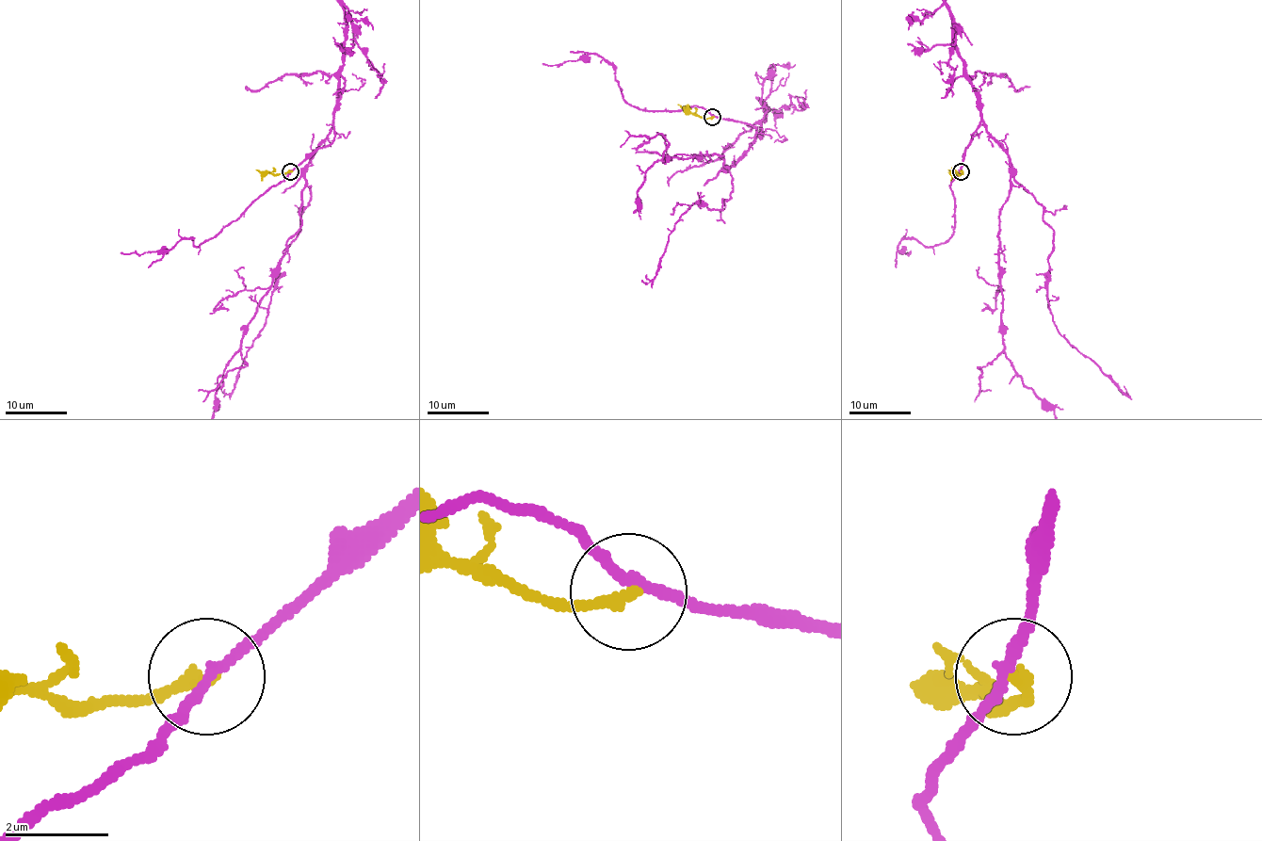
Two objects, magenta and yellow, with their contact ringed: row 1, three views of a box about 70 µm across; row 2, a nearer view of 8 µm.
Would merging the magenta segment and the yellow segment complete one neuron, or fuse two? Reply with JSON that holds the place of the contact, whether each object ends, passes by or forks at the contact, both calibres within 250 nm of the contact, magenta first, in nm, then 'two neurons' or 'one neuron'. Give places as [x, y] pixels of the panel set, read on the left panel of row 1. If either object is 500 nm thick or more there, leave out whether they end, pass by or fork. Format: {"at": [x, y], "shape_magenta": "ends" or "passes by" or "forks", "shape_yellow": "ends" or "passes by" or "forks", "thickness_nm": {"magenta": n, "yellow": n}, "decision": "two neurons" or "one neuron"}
{"at": [290, 171], "shape_magenta": "passes by", "shape_yellow": "ends", "thickness_nm": {"magenta": 180, "yellow": 240}, "decision": "one neuron"}

